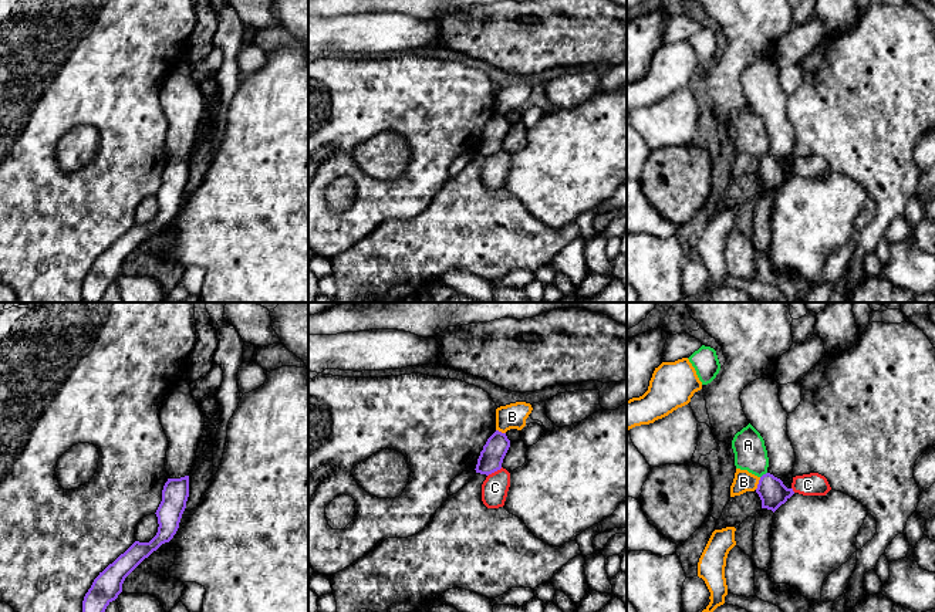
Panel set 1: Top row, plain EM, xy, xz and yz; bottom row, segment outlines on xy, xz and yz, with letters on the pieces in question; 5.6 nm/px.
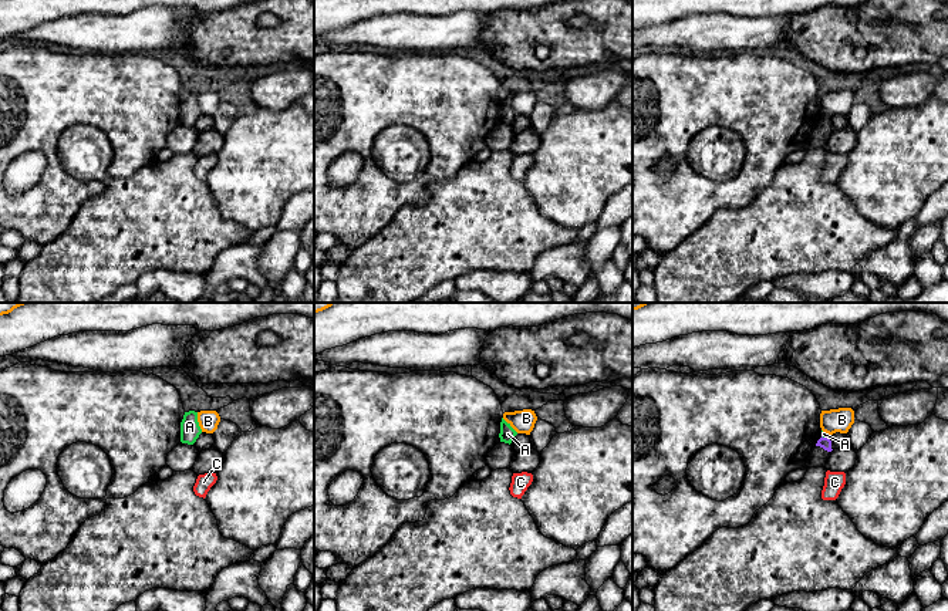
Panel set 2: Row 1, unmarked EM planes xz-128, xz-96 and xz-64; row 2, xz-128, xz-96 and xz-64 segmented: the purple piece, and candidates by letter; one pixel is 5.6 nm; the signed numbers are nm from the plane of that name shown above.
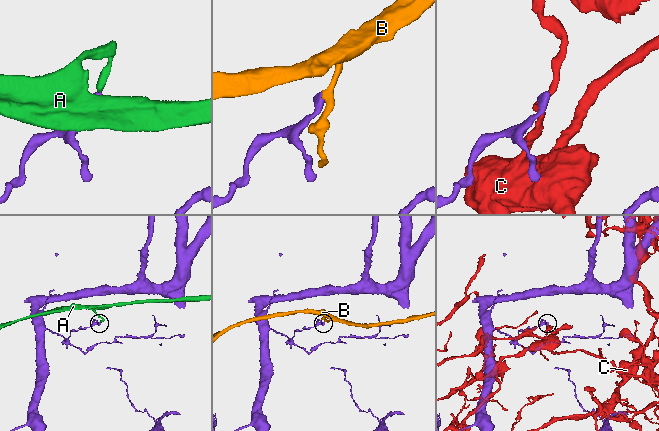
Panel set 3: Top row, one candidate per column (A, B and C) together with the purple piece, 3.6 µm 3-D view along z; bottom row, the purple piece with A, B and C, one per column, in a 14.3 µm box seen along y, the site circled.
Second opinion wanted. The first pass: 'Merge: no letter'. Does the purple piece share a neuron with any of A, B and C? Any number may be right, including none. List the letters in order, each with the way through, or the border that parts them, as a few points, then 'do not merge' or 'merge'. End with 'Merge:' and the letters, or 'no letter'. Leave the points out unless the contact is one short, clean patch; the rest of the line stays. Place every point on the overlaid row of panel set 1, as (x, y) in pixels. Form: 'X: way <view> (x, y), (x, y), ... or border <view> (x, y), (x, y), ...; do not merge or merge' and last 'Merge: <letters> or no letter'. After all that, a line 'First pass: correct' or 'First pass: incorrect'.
A: border yz (766, 472), (760, 477); do not merge
B: border yz (760, 477), (755, 489); do not merge
C: do not merge
Merge: no letter
First pass: correct

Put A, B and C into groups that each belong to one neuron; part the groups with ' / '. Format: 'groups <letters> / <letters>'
groups A / B / C

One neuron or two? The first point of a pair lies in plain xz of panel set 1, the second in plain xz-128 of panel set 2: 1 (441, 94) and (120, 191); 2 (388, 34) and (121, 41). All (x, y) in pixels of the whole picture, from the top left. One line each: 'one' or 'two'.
1: two
2: one

